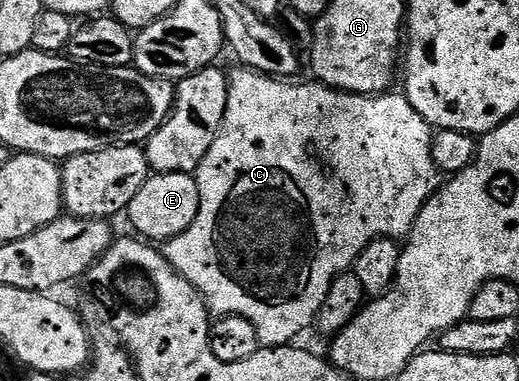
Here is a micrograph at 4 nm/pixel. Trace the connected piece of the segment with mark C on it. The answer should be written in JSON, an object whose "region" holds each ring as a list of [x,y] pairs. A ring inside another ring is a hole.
{"region":[[[246,68],[238,69],[229,74],[223,127],[213,140],[213,148],[205,152],[199,169],[194,171],[195,183],[201,196],[197,220],[189,224],[186,232],[167,241],[162,252],[171,267],[195,286],[212,315],[239,314],[242,318],[247,318],[253,328],[257,328],[257,336],[264,347],[285,346],[294,343],[298,334],[315,326],[315,317],[321,304],[325,304],[325,296],[329,296],[333,280],[354,267],[360,252],[369,243],[377,238],[403,240],[410,234],[421,208],[441,185],[441,175],[433,160],[433,127],[419,115],[417,108],[413,108],[413,104],[409,104],[402,93],[388,92],[378,96],[348,94],[345,90],[333,90],[330,86],[324,86],[318,80],[303,82],[298,86],[298,81],[295,80],[256,74],[254,70]]]}

